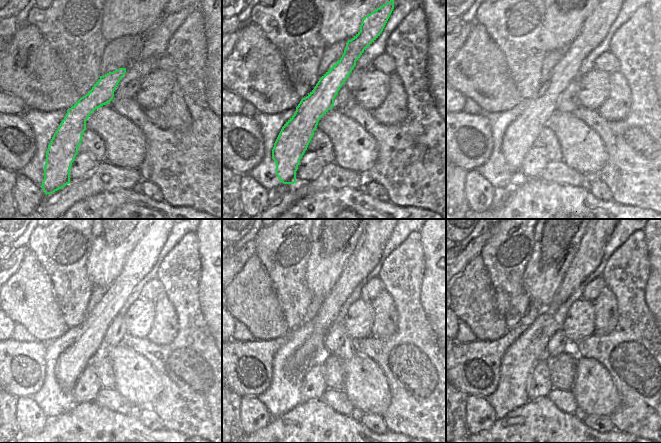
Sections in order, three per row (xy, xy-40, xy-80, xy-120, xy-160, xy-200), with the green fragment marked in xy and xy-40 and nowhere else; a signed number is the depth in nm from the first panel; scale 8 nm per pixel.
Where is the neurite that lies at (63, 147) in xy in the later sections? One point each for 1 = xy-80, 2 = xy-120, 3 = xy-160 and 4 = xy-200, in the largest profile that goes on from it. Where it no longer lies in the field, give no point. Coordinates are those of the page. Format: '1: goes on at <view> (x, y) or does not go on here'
1: goes on at xy-80 (520, 136)
2: goes on at xy-120 (71, 363)
3: goes on at xy-160 (371, 243)
4: goes on at xy-200 (588, 257)

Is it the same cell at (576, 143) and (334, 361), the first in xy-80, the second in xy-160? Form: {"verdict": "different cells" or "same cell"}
{"verdict": "different cells"}

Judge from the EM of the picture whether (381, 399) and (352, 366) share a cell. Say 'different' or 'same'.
same

